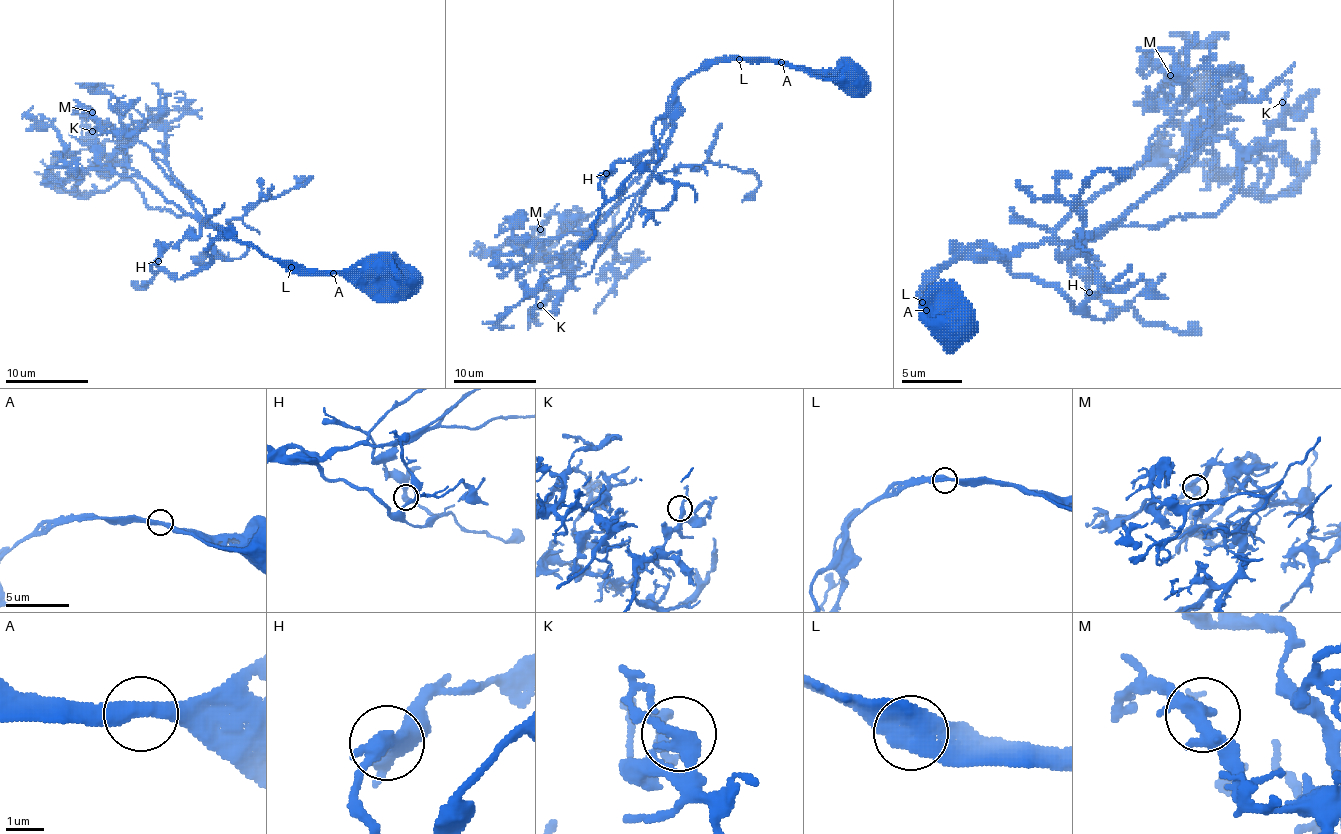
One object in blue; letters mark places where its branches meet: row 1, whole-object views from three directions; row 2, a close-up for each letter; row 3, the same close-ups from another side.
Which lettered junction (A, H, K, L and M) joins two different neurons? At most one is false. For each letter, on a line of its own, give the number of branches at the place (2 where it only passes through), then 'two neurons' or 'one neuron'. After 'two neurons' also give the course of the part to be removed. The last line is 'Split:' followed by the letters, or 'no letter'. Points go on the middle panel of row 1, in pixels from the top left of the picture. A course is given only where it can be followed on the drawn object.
A: 2 | one neuron
H: 2 | one neuron
K: 2 | one neuron
L: 2 | one neuron
M: 2 | one neuron
Split: no letter

